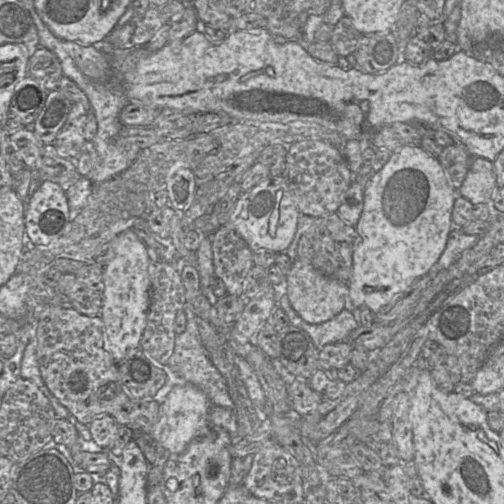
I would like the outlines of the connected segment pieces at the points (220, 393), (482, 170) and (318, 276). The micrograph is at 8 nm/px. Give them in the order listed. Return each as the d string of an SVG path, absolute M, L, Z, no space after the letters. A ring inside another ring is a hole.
M186 302L183 309L186 314L186 328L175 337L175 346L168 360L168 366L186 382L201 389L208 397L212 406L222 406L234 410L235 405L230 398L227 384L223 376L211 362L208 352L201 342L198 325L196 323L196 315L192 310L191 303Z
M473 157L469 170L457 193L466 198L473 205L486 204L492 199L496 185L496 174L493 162Z
M296 258L286 275L287 296L293 309L307 323L320 324L331 320L345 308L349 297L346 283L329 278L315 269L306 259Z

